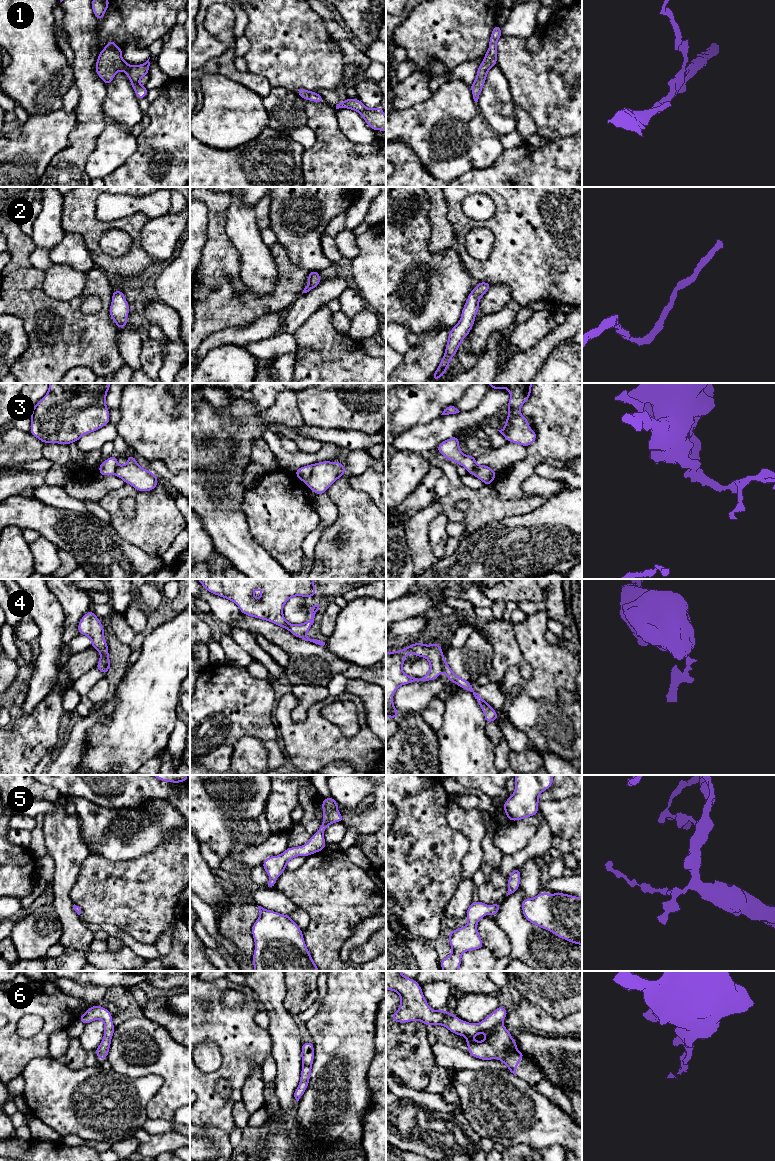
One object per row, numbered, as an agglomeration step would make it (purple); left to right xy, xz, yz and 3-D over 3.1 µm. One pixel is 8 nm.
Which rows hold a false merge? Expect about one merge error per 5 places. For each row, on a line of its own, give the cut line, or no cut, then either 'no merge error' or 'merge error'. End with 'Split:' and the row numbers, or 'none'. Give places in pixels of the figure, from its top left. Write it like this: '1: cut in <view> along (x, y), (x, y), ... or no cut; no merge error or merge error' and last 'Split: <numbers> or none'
1: no cut; no merge error
2: no cut; no merge error
3: cut in xz along (315, 464), (310, 477), (305, 482); merge error
4: cut in yz along (443, 658), (442, 669); merge error
5: no cut; no merge error
6: no cut; no merge error
Split: 3, 4

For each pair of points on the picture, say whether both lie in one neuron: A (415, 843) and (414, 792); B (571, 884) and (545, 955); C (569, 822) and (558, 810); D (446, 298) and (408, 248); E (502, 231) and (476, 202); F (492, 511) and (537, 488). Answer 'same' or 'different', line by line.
A: same
B: different
C: same
D: same
E: different
F: different

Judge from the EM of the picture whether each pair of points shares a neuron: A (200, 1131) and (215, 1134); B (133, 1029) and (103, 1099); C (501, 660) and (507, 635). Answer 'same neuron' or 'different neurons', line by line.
A: same neuron
B: different neurons
C: same neuron

